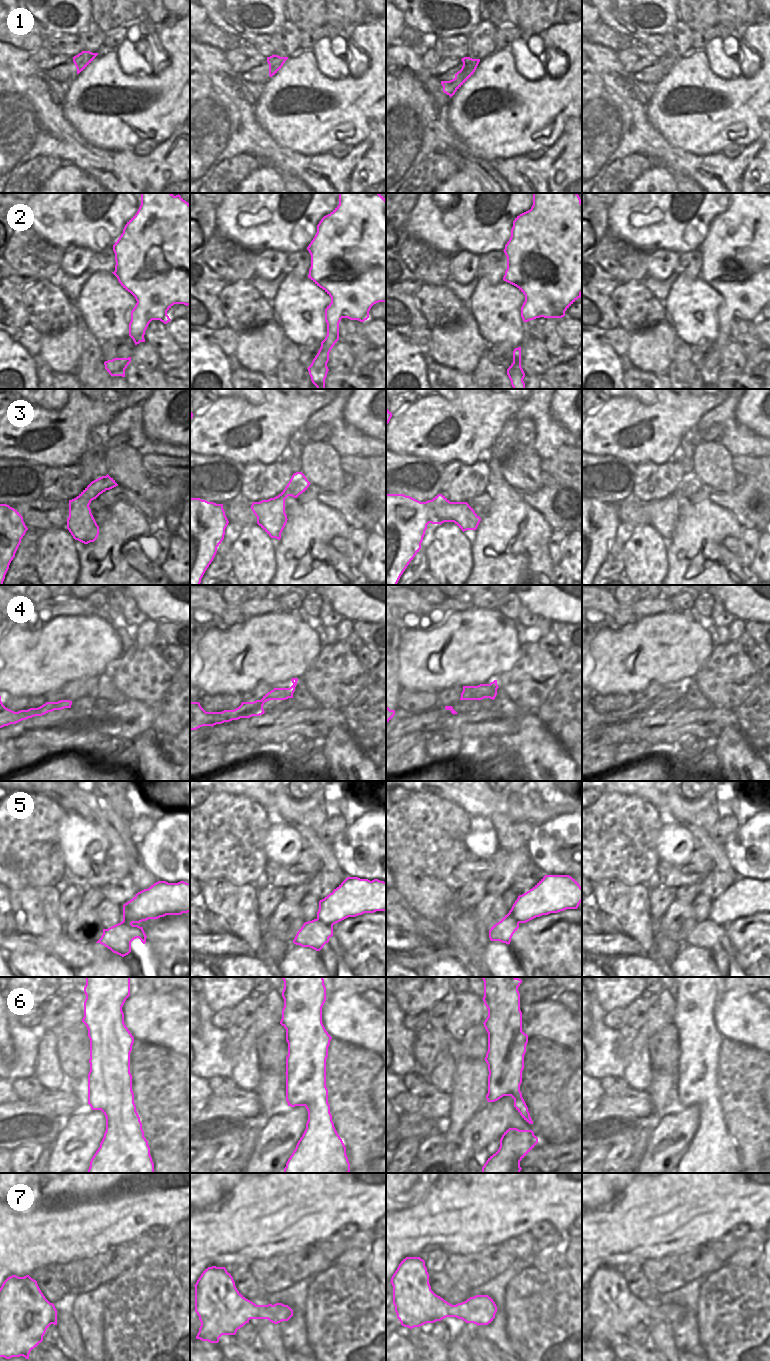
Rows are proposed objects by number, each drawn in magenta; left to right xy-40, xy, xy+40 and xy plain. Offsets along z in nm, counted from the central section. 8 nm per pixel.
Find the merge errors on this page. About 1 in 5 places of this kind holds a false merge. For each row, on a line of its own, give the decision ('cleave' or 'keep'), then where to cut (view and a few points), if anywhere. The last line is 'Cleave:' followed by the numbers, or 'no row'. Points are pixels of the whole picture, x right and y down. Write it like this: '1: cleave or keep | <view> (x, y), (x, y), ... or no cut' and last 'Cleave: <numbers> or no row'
1: keep | no cut
2: keep | no cut
3: keep | no cut
4: keep | no cut
5: cleave | xy (317, 918), (332, 925)
6: keep | no cut
7: keep | no cut
Cleave: 5

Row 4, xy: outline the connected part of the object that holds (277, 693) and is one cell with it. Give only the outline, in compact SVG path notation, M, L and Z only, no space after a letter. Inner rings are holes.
M298 678L291 679L293 685L290 688L274 688L263 696L261 700L254 702L242 702L234 710L222 712L206 712L199 702L190 702L190 730L196 730L202 726L214 726L240 718L260 716L265 713L263 705L269 700L286 700L293 698Z

